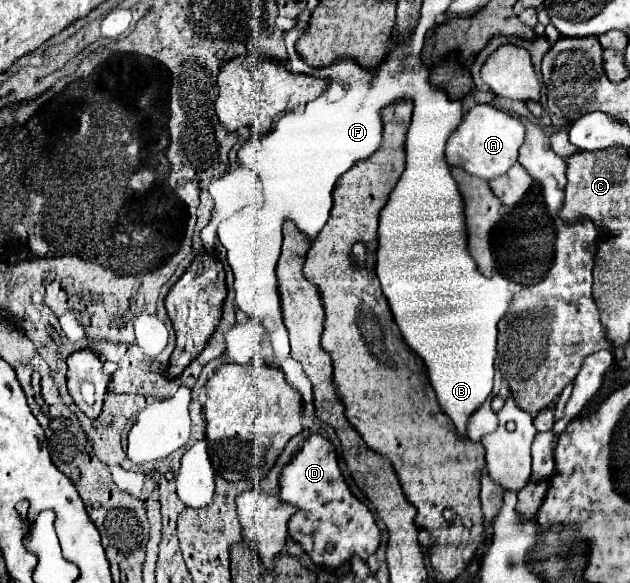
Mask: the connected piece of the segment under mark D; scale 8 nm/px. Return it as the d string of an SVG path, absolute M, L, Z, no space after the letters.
M310 435L296 457L282 469L280 499L298 507L298 513L288 521L288 531L316 565L338 567L352 555L368 561L380 545L380 531L370 509L350 493L338 467L336 449L322 435Z

